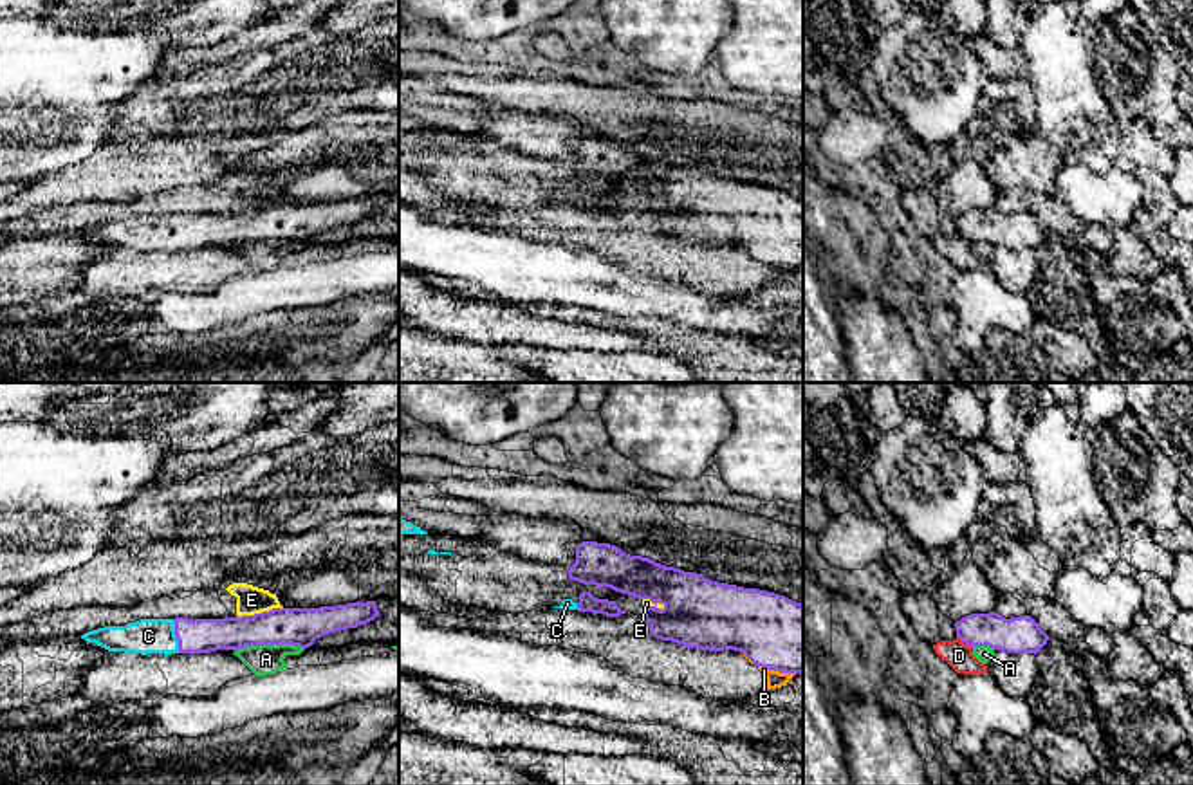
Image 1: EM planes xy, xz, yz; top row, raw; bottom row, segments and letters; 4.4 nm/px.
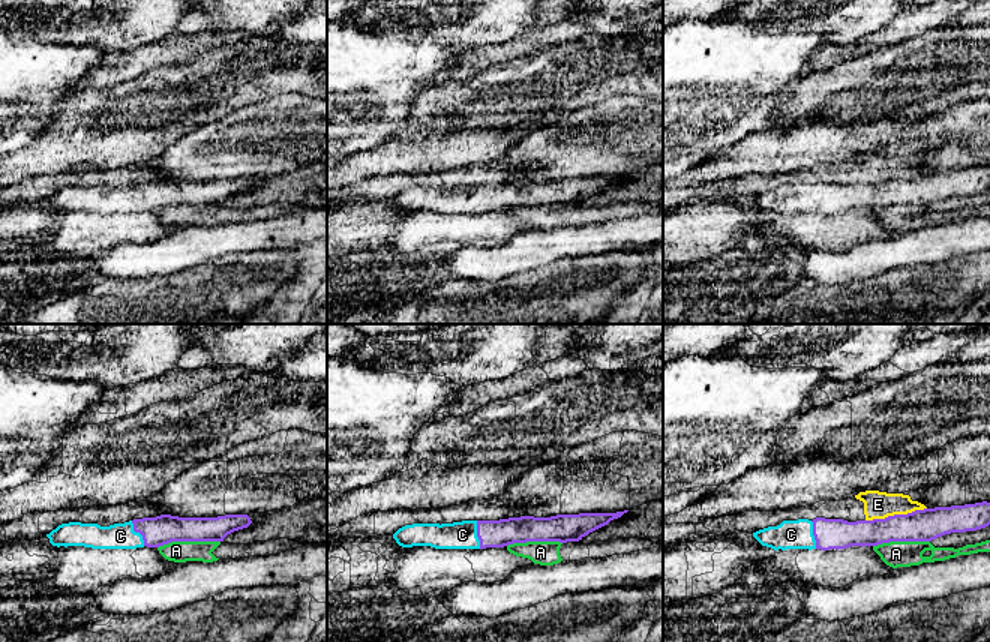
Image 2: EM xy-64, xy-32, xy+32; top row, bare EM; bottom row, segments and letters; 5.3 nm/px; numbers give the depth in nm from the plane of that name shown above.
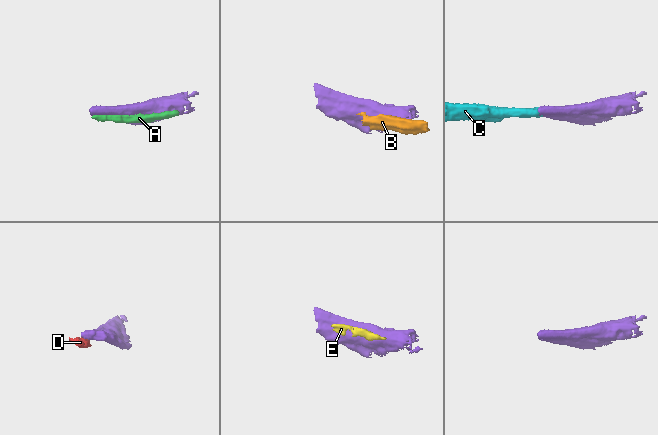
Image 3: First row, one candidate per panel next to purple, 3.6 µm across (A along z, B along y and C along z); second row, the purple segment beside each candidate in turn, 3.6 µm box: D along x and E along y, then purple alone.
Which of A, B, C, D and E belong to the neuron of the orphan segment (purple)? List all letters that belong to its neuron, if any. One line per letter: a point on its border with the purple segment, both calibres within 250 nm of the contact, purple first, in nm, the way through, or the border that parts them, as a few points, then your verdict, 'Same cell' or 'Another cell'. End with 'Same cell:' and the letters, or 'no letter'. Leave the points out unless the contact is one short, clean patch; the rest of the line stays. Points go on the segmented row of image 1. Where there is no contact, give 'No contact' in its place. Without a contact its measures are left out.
A: Touches purple at xy (269, 643). Thickness 180 nm (purple) against 140 nm. Another cell
B: Touches purple at xz (776, 670). Thickness 320 nm (purple) against 80 nm. Another cell
C: Touches purple at xy (175, 636). Thickness 160 nm (purple) against 160 nm. Path across: xy (195, 636), (175, 636), (148, 636). Same cell
D: Touches purple at yz (964, 641). Thickness 160 nm (purple) against 120 nm. Boundary: yz (957, 636), (971, 648). Another cell
E: Touches purple at xy (258, 614). Thickness 180 nm (purple) against 130 nm. Another cell
Same cell: C

